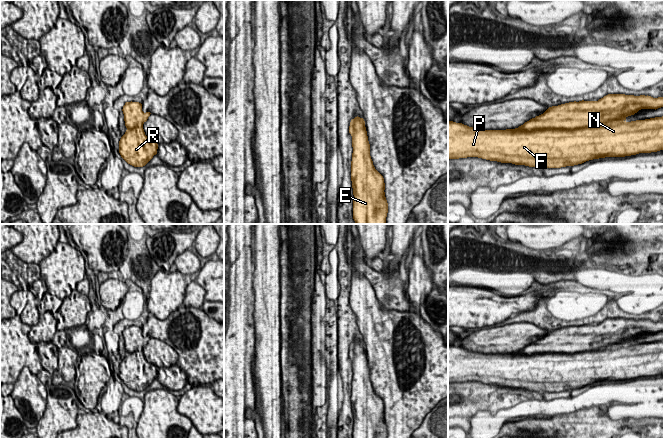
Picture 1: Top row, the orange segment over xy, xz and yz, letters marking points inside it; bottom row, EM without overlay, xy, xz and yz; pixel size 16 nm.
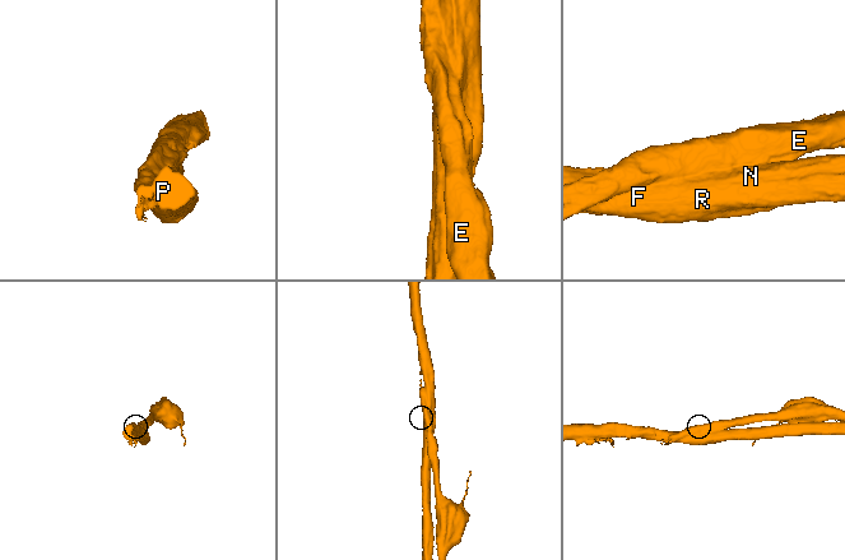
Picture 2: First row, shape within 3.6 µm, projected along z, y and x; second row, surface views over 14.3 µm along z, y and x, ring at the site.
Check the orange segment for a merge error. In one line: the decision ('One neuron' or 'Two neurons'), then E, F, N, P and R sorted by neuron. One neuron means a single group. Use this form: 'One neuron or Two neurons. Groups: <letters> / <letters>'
Two neurons. Groups: E / F N P R

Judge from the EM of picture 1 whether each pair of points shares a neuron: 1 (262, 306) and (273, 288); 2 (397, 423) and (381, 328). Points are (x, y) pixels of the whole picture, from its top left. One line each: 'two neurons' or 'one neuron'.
1: one neuron
2: one neuron

